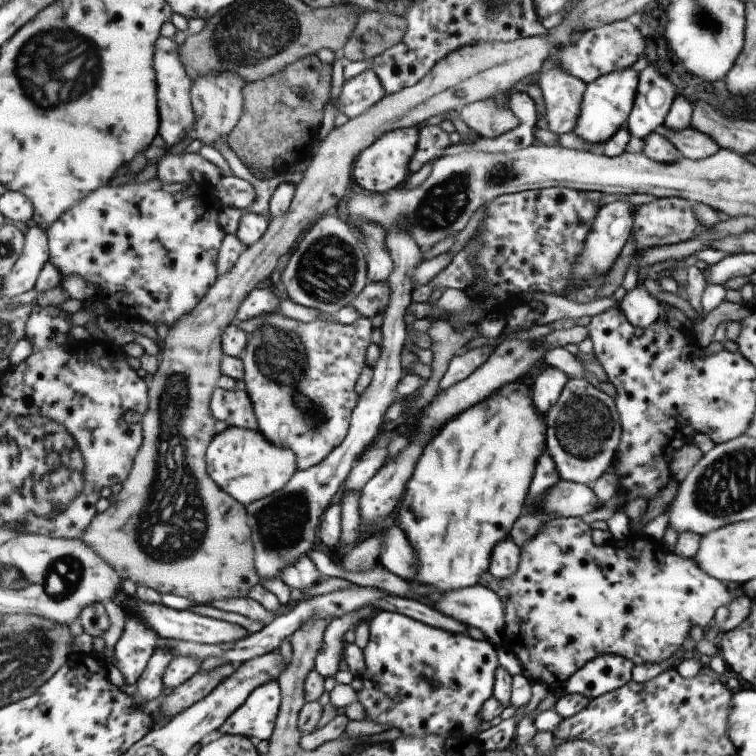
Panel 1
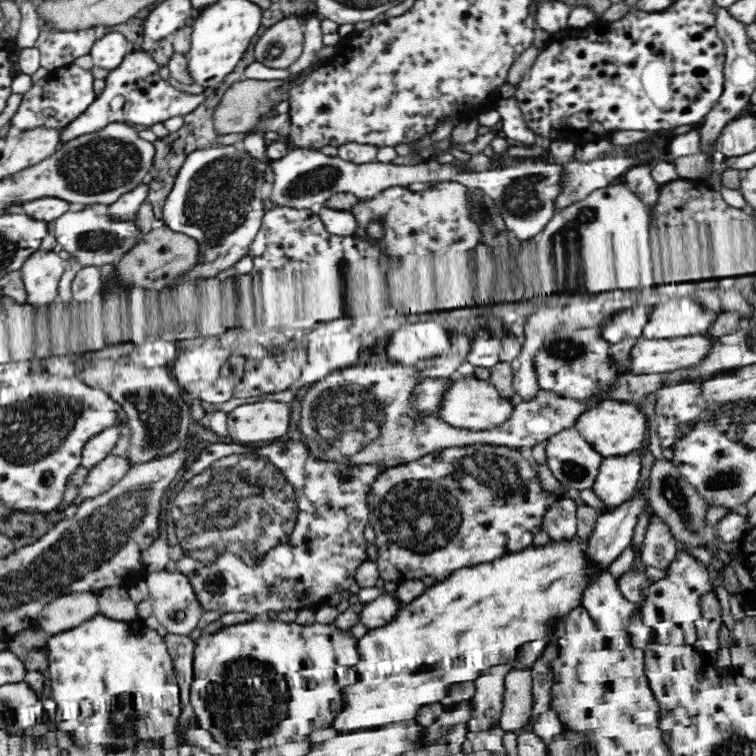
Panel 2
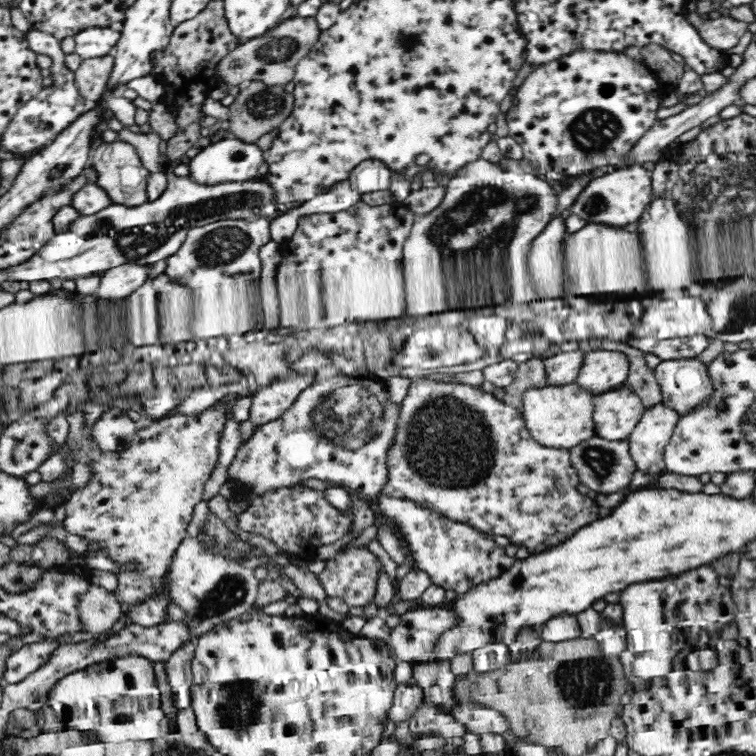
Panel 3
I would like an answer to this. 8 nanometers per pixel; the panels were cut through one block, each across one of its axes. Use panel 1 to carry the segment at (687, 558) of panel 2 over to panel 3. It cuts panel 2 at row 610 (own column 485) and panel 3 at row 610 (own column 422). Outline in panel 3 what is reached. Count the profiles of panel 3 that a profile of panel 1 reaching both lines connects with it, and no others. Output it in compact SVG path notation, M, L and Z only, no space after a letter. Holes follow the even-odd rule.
M696 568L666 579L630 584L619 592L627 648L618 658L633 693L650 689L652 678L667 676L684 645L685 630L692 630L692 638L696 638L704 628L720 631L735 620L736 603L731 589L720 585L717 575L713 569Z

